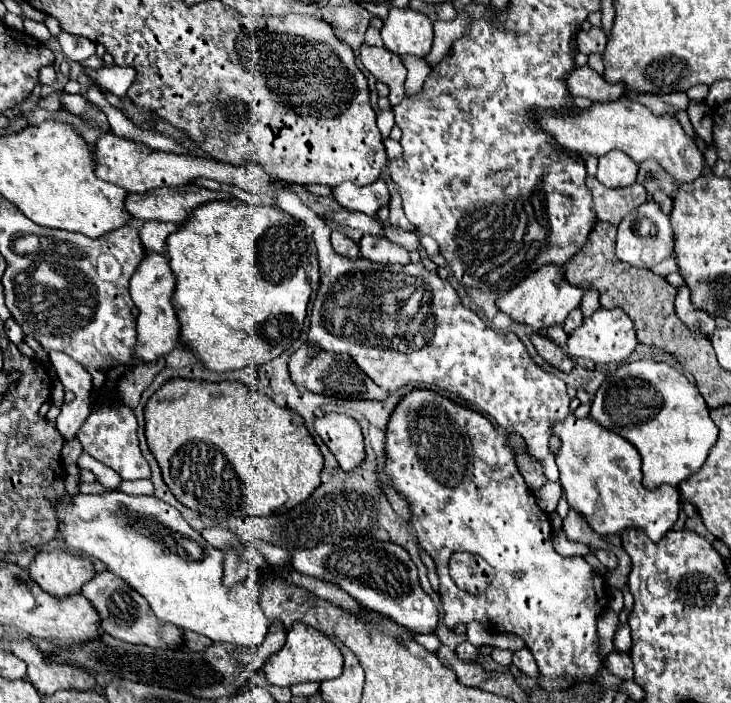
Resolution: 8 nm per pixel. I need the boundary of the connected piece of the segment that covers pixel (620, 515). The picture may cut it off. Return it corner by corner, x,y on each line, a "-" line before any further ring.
573,412
565,420
553,422
551,432
561,440
555,458
565,498
573,510
583,514
595,532
613,536
629,528
639,528
653,542
659,542
673,528
679,516
681,494
673,486
645,490
641,484
641,456
631,442
599,426
591,416
577,418

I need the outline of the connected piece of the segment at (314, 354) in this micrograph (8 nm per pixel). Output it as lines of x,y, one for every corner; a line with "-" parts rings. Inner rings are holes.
301,346
289,358
289,376
297,386
303,386
309,392
325,394
325,396
347,398
347,400
387,400
389,396
371,378
367,378
367,374
363,374
347,354
331,354
319,348
311,350
309,346

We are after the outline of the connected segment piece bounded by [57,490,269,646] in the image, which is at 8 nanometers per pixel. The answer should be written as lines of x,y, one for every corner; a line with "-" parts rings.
119,490
95,496
79,494
73,498
73,504
69,504
67,496
61,498
57,506
57,518
61,520
59,532
67,546
87,556
99,558
113,574
123,578
149,602
151,610
159,620
171,622
183,630
199,632
211,638
213,642
229,642
235,646
259,646
265,640
269,620
265,618
263,608
259,604
263,574
257,570
257,580
255,572
251,572
251,576
247,576
241,584
231,588
225,586
223,552
207,544
201,538
201,534
195,532
171,504
155,498
154,495
133,496
123,494

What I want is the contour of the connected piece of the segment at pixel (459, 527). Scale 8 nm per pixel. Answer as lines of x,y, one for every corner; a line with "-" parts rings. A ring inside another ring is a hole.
413,390
391,414
385,452
385,472
389,476
389,484
409,500
419,544
437,566
439,596
445,610
443,624
447,628
455,628
457,624
475,620
491,634
515,632
525,640
525,646
535,656
539,672
545,678
567,676
575,680
575,684
597,684
599,672
603,670
603,658
599,656
597,644
597,618
607,608
605,582
591,570
583,556
567,558
557,554
549,514
537,506
535,494
527,488
523,476
519,474
507,436
499,434
493,424
475,410
463,408
433,390
-
455,552
477,554
493,566
495,580
481,596
459,590
451,580
449,558

